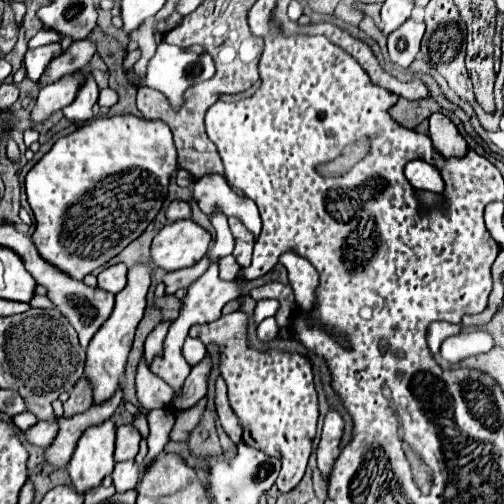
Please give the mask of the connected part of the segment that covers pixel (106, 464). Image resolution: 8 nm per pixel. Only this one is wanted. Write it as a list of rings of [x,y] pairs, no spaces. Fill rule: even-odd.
[[[112,418],[102,424],[90,426],[80,436],[68,462],[70,480],[78,492],[88,492],[100,486],[104,476],[114,470],[114,442],[116,426]]]

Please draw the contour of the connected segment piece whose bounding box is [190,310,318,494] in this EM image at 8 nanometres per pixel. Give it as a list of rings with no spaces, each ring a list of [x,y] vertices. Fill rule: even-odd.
[[[238,310],[228,316],[222,316],[210,324],[196,324],[190,328],[190,336],[202,340],[204,344],[216,344],[220,350],[220,360],[218,360],[218,370],[220,376],[224,378],[228,386],[228,402],[232,412],[238,416],[238,422],[242,426],[244,438],[258,450],[274,450],[280,454],[282,460],[282,470],[276,480],[276,486],[280,494],[290,492],[292,488],[298,486],[298,482],[304,476],[310,452],[312,452],[312,440],[316,436],[316,420],[318,420],[318,396],[314,388],[314,376],[312,376],[312,366],[310,360],[298,352],[284,352],[284,350],[266,350],[260,352],[252,348],[246,340],[246,326],[248,326],[248,316]]]

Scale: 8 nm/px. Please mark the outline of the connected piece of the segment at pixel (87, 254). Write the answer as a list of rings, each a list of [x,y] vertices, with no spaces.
[[[130,114],[94,118],[72,134],[62,136],[26,174],[26,194],[36,218],[32,242],[38,248],[38,254],[70,278],[82,280],[86,274],[112,260],[146,230],[162,208],[168,180],[174,170],[176,148],[170,128],[160,120],[148,122]]]

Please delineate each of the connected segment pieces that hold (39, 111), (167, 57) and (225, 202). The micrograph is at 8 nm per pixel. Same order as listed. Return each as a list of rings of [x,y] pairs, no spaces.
[[[76,72],[70,76],[62,76],[62,80],[56,80],[54,84],[46,84],[44,88],[40,88],[38,102],[32,112],[32,122],[38,124],[52,112],[62,110],[64,106],[74,102],[78,88],[82,86],[82,80],[84,80],[84,74]]]
[[[164,40],[158,44],[156,54],[148,62],[148,74],[146,74],[146,86],[160,90],[172,108],[176,108],[176,96],[184,94],[188,88],[192,88],[198,82],[210,80],[214,76],[214,60],[204,52],[202,46],[190,46],[190,48],[178,48],[170,46]]]
[[[210,174],[194,182],[192,196],[206,216],[212,216],[214,210],[224,212],[226,216],[238,216],[255,237],[259,236],[260,214],[256,204],[236,196],[222,176]]]

